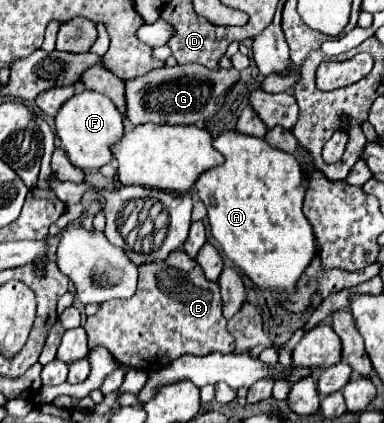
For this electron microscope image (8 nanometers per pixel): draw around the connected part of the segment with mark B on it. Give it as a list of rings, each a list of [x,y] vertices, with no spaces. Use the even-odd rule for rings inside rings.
[[[177,249],[165,261],[141,265],[133,299],[101,303],[97,315],[87,317],[83,327],[89,335],[89,347],[103,345],[123,365],[157,371],[185,353],[233,352],[235,341],[225,325],[227,319],[221,313],[219,285],[207,281],[201,267],[183,249]]]

